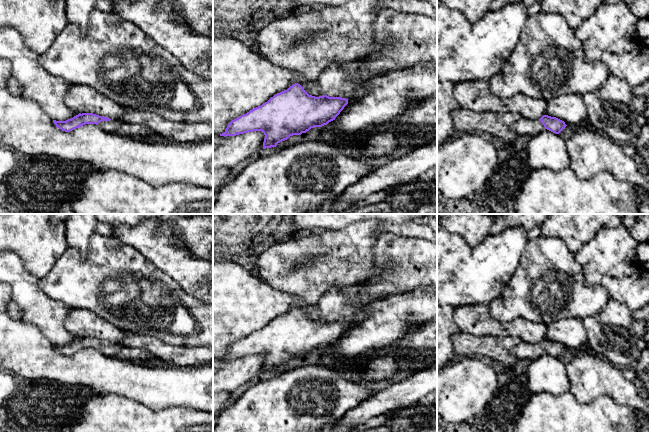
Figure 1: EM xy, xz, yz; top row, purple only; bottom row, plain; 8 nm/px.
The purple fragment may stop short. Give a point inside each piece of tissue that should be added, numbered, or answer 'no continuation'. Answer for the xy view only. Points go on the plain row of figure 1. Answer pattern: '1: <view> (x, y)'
1: xy (118, 350)

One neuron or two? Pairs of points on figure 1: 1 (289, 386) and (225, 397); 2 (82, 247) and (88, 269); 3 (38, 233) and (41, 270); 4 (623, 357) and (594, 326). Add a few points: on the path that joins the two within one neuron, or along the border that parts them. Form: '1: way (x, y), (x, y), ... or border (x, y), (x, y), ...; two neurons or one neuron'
1: border (231, 403), (223, 410); two neurons
2: border (94, 233), (83, 257), (68, 247); two neurons
3: way (38, 242), (39, 261); one neuron
4: way (617, 349), (602, 334); one neuron

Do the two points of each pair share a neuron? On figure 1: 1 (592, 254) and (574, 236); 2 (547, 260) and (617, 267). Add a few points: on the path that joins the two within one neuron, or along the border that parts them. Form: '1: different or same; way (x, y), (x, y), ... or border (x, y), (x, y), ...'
1: different; border (600, 229), (575, 254)
2: different; border (574, 254), (581, 267), (584, 282), (587, 285)

